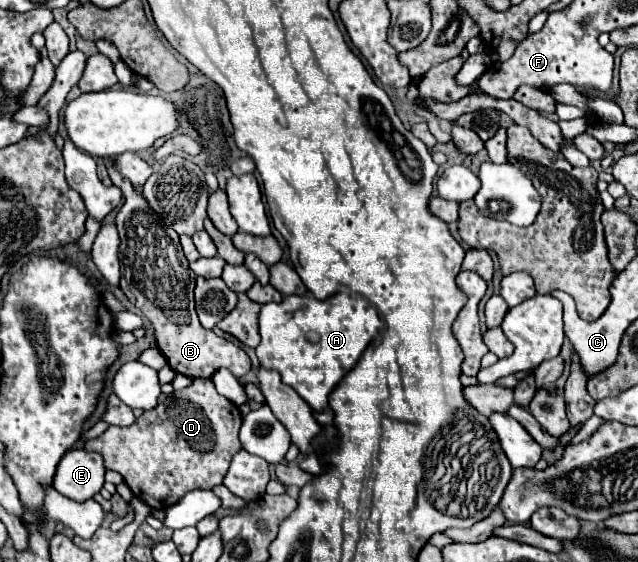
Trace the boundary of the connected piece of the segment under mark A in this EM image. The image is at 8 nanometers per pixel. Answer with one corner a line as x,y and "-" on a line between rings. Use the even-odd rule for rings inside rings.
336,293
324,301
312,295
290,295
280,303
264,303
258,313
258,331
260,343
256,355
266,369
274,369
282,375
282,381
290,385
314,411
324,411
328,407
328,395
334,385
354,367
368,343
380,331
380,317
374,309
364,307
360,301
346,293

